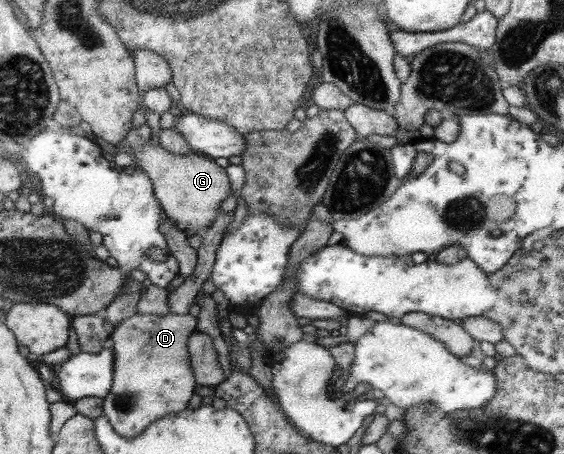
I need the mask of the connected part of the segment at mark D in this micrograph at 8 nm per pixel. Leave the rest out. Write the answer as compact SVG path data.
M136 313L113 328L109 346L114 352L114 380L110 391L103 399L102 409L103 416L106 416L119 436L135 438L156 420L187 408L198 386L190 365L190 353L187 347L189 336L196 330L197 324L198 316L190 313L182 315L168 313L164 316Z

